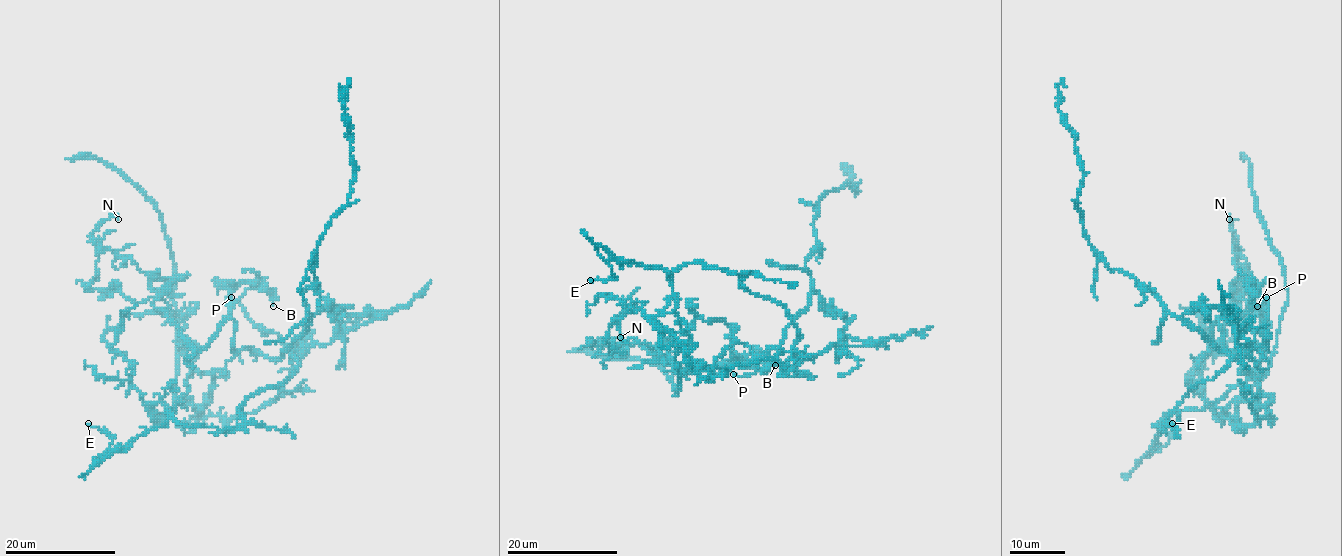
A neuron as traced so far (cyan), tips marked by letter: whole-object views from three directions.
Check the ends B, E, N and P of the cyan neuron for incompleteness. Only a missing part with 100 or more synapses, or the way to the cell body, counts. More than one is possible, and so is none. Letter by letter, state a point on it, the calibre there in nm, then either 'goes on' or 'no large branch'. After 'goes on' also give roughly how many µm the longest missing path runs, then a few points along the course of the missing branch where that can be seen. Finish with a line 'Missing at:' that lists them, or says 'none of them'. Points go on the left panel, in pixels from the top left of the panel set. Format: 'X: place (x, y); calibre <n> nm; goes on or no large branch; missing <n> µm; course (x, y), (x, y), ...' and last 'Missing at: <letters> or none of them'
B: place (273, 306); calibre 140 nm; no large branch
E: place (88, 423); calibre 140 nm; no large branch
N: place (118, 219); calibre 150 nm; no large branch
P: place (231, 297); calibre 110 nm; no large branch
Missing at: none of them

